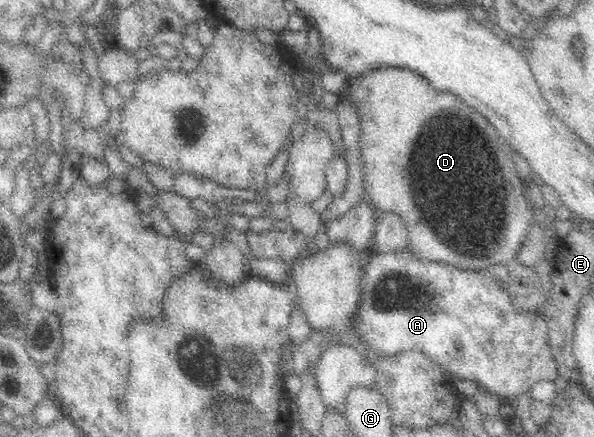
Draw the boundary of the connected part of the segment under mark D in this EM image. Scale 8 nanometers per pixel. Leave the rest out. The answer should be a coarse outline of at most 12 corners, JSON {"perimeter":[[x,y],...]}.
{"perimeter":[[347,74],[365,200],[421,262],[509,268],[537,213],[485,118]]}

